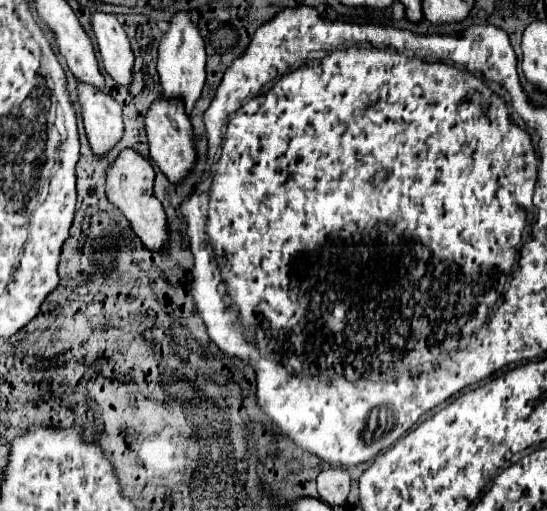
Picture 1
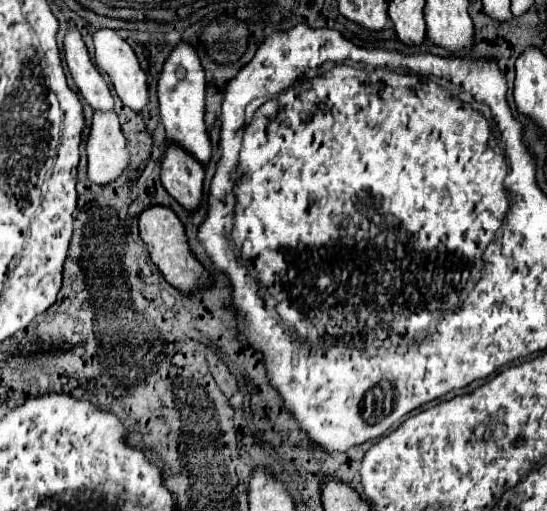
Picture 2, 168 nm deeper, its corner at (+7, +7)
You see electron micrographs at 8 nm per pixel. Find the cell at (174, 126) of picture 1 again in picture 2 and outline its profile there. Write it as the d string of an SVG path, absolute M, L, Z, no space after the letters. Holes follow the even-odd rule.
M167 145L161 161L161 183L189 213L201 207L205 169L177 145Z

